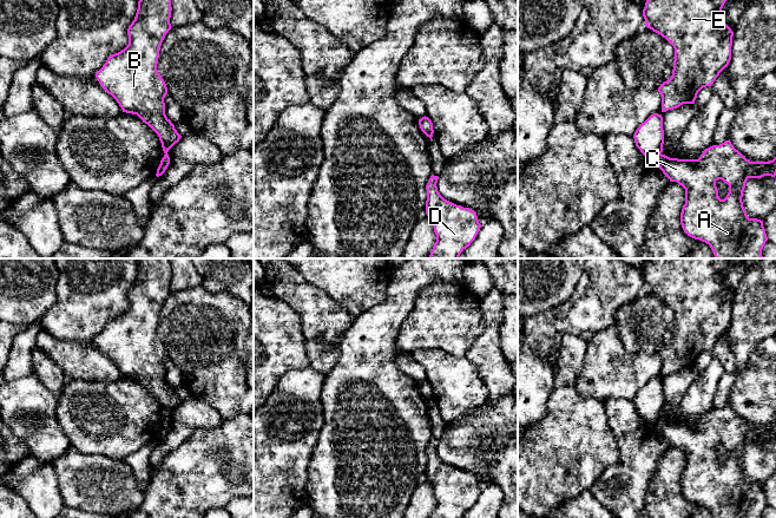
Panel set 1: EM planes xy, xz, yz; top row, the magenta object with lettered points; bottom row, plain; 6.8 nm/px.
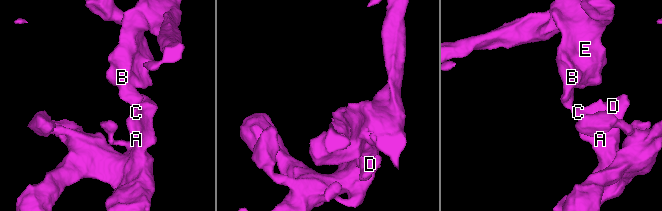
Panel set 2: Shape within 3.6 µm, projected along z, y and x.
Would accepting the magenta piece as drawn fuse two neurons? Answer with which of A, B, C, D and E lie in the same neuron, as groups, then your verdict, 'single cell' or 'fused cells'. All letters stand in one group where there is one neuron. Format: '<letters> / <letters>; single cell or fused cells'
A C D / B E; fused cells

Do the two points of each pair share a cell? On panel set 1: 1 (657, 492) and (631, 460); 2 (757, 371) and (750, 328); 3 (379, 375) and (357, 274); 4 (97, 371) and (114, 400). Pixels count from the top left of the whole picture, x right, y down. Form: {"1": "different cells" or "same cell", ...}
{"1": "different cells", "2": "different cells", "3": "different cells", "4": "different cells"}

